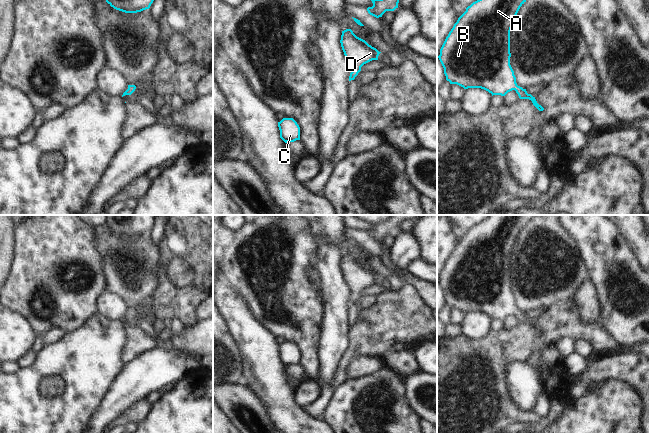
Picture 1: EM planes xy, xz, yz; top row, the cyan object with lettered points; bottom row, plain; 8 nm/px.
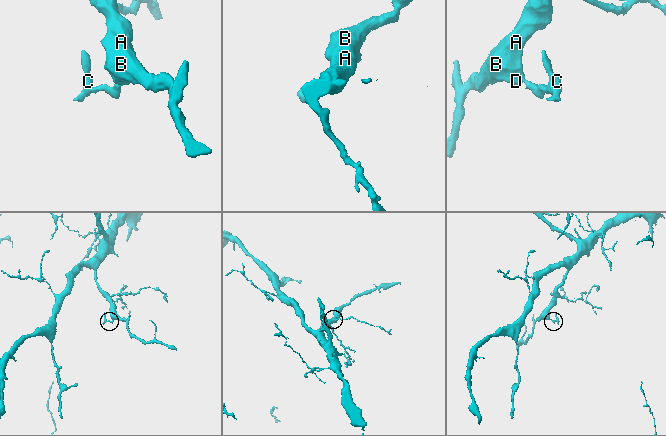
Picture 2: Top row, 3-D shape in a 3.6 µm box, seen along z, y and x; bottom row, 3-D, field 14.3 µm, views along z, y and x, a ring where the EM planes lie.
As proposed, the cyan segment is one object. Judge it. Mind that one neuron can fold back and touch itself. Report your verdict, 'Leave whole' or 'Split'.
Leave whole

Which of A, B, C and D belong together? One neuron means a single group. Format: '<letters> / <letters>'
A B C D

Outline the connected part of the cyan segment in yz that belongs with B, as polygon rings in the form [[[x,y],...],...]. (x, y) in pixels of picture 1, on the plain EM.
[[[489,215],[484,221],[473,226],[466,232],[466,235],[458,242],[453,252],[446,261],[438,280],[443,292],[446,304],[450,308],[457,308],[464,313],[481,312],[493,319],[505,320],[508,316],[515,314],[520,323],[529,323],[539,334],[544,332],[539,329],[526,313],[518,310],[514,295],[510,289],[510,255],[512,246],[515,243],[520,231],[536,215]]]

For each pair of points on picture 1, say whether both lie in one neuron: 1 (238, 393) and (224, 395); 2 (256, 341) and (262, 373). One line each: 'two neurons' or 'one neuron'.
1: one neuron
2: one neuron

